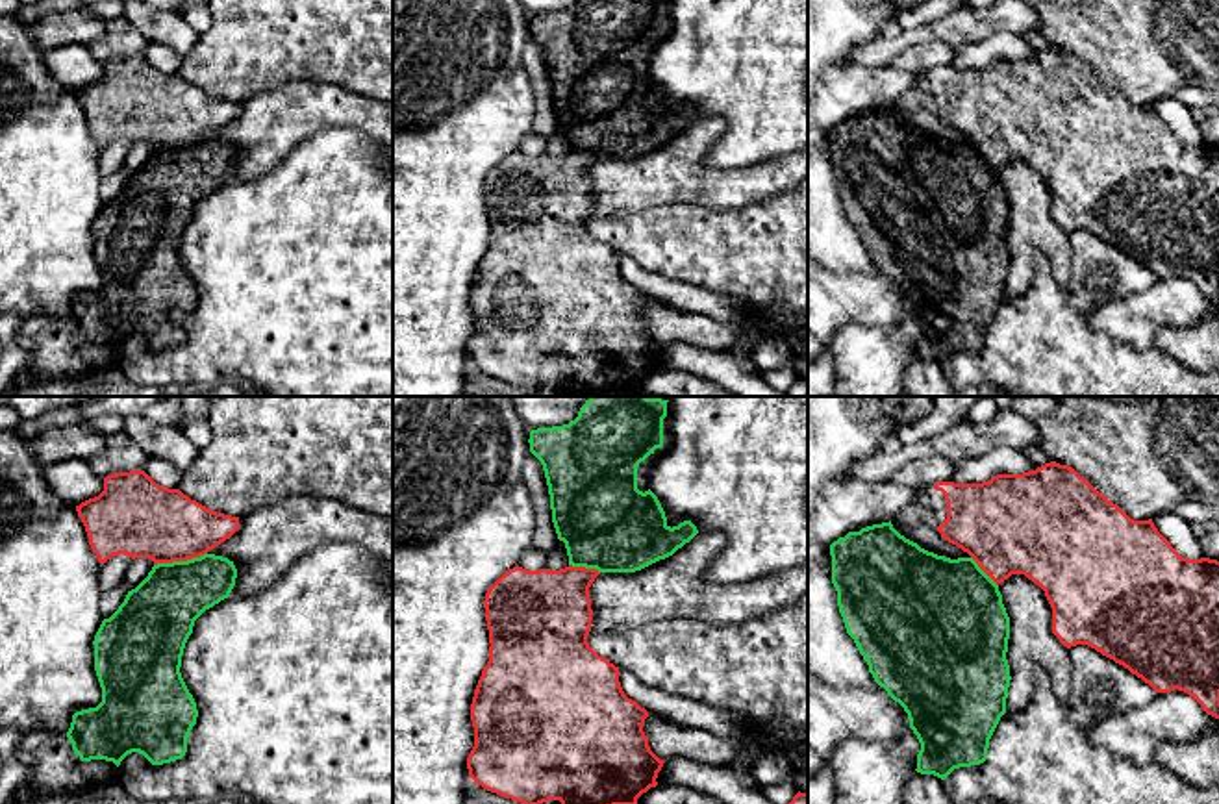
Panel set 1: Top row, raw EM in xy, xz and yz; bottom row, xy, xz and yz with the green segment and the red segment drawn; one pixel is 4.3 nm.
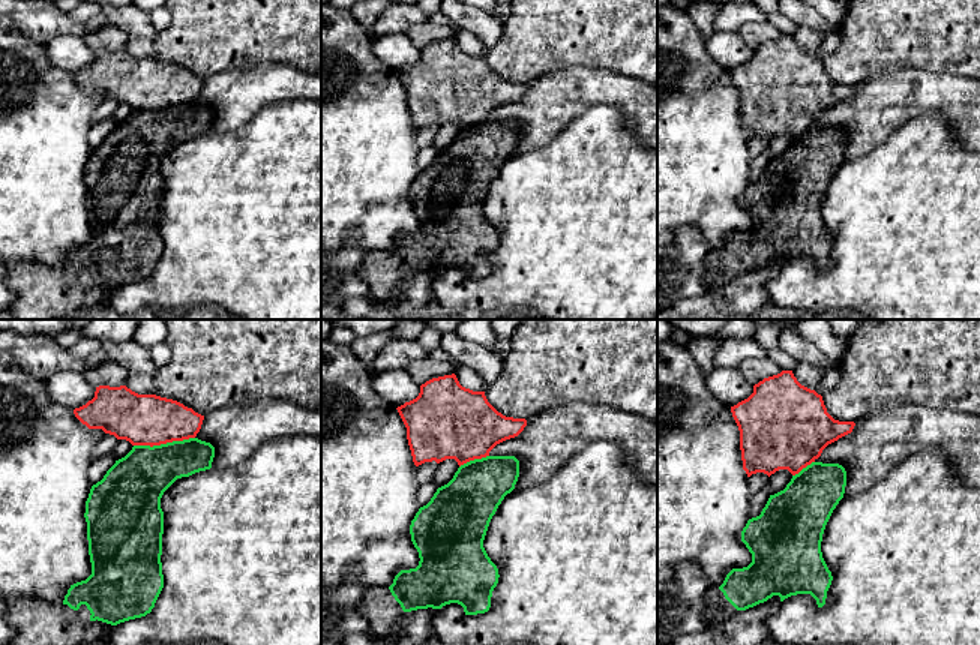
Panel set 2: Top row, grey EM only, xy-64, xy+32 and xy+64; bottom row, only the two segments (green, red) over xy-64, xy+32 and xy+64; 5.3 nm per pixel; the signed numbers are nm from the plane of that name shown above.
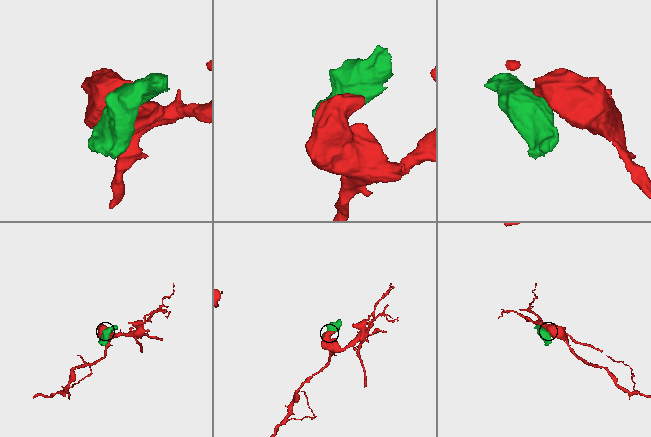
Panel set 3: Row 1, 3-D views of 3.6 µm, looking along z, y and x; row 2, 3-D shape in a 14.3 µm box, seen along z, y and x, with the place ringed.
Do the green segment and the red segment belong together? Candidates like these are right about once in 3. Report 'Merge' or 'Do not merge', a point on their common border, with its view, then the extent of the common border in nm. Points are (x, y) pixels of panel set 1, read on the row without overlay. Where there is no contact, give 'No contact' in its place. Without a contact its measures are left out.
Do not merge. Touches green at xy (180, 147). Shared border 240 nm

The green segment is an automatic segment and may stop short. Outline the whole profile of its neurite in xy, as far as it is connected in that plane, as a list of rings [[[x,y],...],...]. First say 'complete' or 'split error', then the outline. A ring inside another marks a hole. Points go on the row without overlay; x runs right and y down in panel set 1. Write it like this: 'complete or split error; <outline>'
split error; [[[215,139],[157,148],[128,176],[119,195],[102,206],[93,226],[102,287],[76,296],[65,320],[39,313],[24,319],[17,332],[19,346],[30,356],[26,372],[37,383],[37,396],[46,395],[56,382],[85,382],[91,376],[85,346],[106,345],[119,352],[128,339],[139,337],[152,350],[163,350],[185,341],[198,295],[180,258],[183,233],[195,206],[230,182],[235,163],[233,146]]]

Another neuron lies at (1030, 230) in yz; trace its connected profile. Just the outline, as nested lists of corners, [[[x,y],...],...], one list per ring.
[[[1012,159],[999,169],[999,176],[1010,202],[1006,298],[1023,295],[1030,285],[1039,252],[1047,256],[1060,289],[1069,293],[1074,256],[1069,233],[1052,219],[1052,193],[1045,176],[1024,159]]]

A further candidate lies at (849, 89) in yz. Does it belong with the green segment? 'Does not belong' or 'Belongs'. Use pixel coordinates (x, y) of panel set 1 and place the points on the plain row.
Does not belong

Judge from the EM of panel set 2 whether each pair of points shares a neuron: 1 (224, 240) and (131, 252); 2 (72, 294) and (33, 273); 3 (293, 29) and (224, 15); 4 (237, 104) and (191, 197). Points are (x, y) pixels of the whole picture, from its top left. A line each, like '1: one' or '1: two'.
1: two
2: one
3: one
4: two

